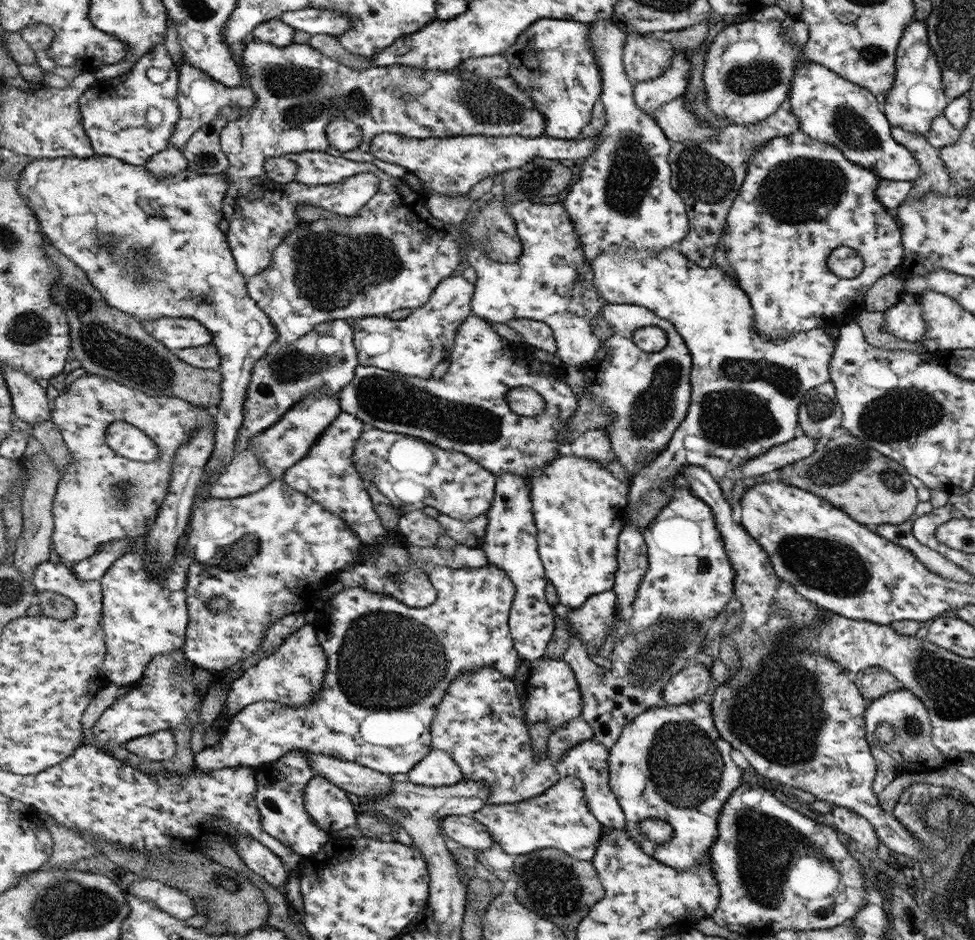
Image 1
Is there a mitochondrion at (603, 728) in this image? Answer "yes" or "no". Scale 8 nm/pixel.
no

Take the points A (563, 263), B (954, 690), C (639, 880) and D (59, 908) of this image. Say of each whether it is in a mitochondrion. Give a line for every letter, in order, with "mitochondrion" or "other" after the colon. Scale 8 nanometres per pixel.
A: other
B: mitochondrion
C: other
D: mitochondrion

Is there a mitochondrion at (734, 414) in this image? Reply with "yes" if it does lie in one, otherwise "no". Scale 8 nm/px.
yes

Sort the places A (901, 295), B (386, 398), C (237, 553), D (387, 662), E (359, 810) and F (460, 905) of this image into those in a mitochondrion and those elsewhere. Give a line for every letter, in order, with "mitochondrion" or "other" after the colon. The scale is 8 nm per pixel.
A: other
B: mitochondrion
C: mitochondrion
D: mitochondrion
E: other
F: other

